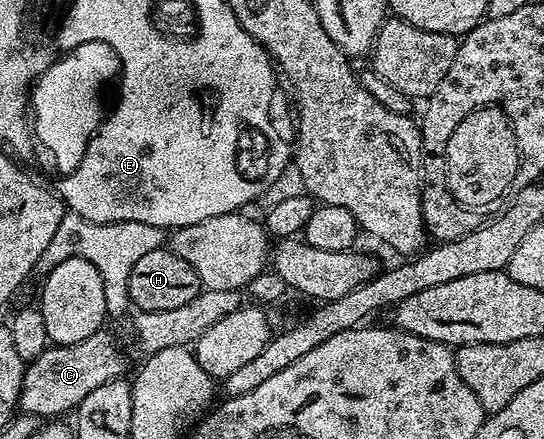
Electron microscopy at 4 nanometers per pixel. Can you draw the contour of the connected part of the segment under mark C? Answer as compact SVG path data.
M102 329L82 340L81 343L69 345L49 345L37 359L28 362L24 368L22 379L22 391L19 396L20 410L24 414L36 415L41 419L49 419L51 415L72 412L80 401L85 399L96 387L102 383L118 380L124 373L125 359L120 349L112 345L113 341L107 329Z

